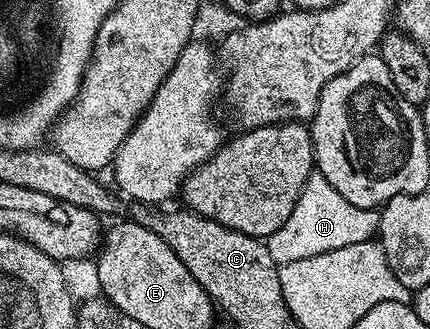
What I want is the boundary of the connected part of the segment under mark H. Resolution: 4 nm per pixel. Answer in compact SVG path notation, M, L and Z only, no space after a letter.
M315 170L307 178L295 202L295 210L291 210L287 222L283 222L283 226L279 226L279 230L275 230L275 234L267 238L270 256L275 264L280 266L287 262L299 262L299 258L315 258L315 254L327 254L327 250L355 246L355 242L373 240L377 236L378 219L378 213L374 209L354 206L351 202L347 202L347 198L343 198L343 194L339 194L339 190L335 190L335 186L331 186L331 182L327 182L327 178L323 178L323 174Z

